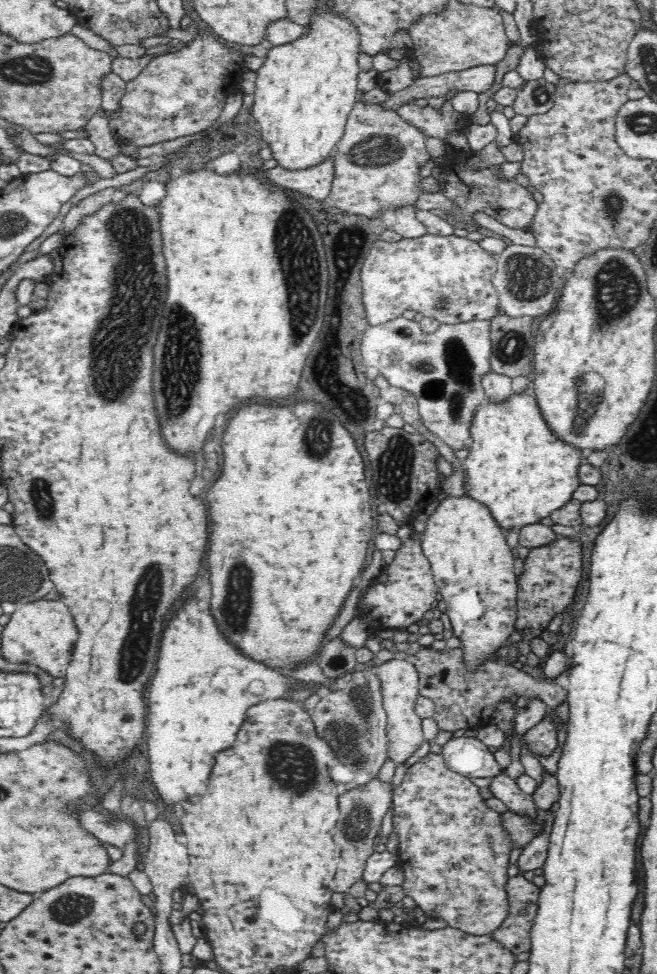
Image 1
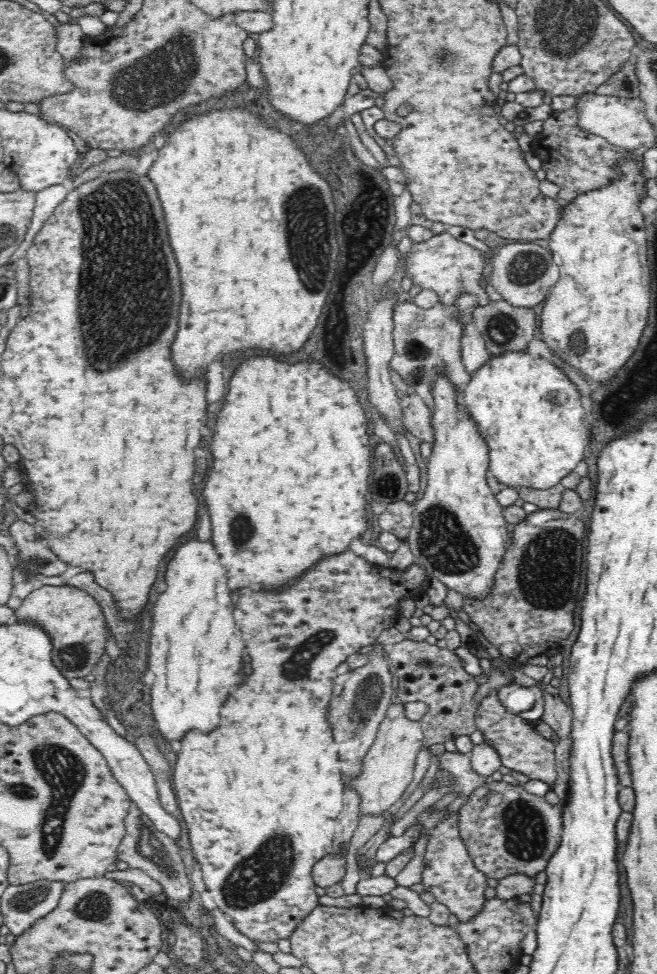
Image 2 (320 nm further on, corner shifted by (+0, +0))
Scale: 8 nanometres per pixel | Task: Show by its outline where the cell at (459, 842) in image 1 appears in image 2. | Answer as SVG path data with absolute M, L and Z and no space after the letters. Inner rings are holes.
M428 810L422 813L418 820L422 822L422 830L427 830L430 834L425 854L428 866L422 872L423 890L432 892L436 901L445 904L447 909L452 914L456 914L461 922L466 922L476 916L486 902L484 897L484 890L487 888L486 875L474 867L472 858L466 851L466 845L460 839L456 815L444 817L442 811Z

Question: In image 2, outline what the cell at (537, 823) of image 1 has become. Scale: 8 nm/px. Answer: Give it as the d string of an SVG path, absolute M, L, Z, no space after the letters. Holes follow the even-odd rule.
M506 780L500 786L477 787L458 813L458 833L474 867L486 878L500 880L520 874L534 877L545 871L562 836L563 808L547 806L544 798L530 795L520 784Z

